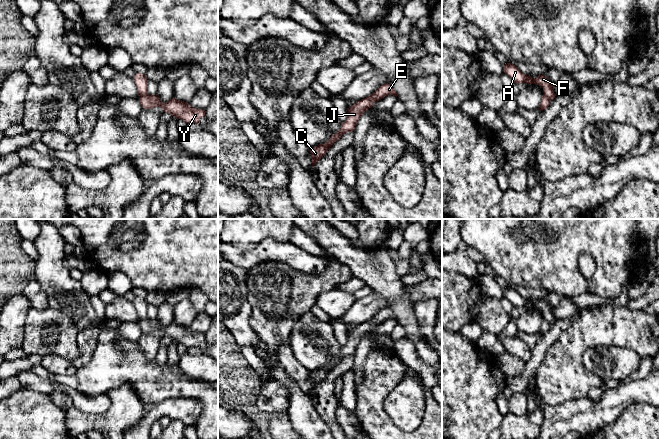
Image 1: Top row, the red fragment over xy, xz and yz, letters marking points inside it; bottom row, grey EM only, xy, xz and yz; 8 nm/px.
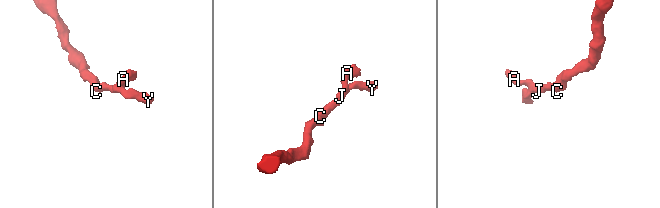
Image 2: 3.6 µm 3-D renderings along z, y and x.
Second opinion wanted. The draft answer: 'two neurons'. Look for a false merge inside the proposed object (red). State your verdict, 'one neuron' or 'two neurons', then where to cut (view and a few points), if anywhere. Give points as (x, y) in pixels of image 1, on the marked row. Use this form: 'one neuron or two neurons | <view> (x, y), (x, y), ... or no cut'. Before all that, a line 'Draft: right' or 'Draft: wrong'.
Draft: wrong
one neuron | no cut

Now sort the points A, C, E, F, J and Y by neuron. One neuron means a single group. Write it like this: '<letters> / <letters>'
A C E F J Y

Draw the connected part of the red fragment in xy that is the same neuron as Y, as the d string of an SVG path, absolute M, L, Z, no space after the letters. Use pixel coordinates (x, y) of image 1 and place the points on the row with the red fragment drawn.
M136 73L133 77L136 84L139 102L144 109L160 107L166 113L170 113L173 117L183 120L188 124L199 124L200 118L205 116L205 110L191 107L187 102L172 98L166 103L163 103L160 98L155 95L150 95L147 92L147 78L145 74Z

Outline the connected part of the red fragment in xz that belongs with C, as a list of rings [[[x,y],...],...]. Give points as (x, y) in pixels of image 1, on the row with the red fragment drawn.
[[[391,84],[380,86],[373,94],[361,99],[348,108],[348,117],[345,122],[342,122],[338,132],[330,137],[330,139],[316,147],[310,148],[312,156],[312,167],[326,154],[330,147],[339,140],[345,133],[352,132],[360,119],[361,115],[373,106],[373,104],[387,95],[397,97],[397,93]]]

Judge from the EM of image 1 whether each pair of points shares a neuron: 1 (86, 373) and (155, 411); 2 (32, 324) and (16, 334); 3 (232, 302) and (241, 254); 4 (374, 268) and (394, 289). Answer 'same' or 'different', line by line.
1: different
2: different
3: different
4: same

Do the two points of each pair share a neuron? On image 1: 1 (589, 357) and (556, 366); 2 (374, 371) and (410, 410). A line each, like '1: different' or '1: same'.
1: different
2: different

